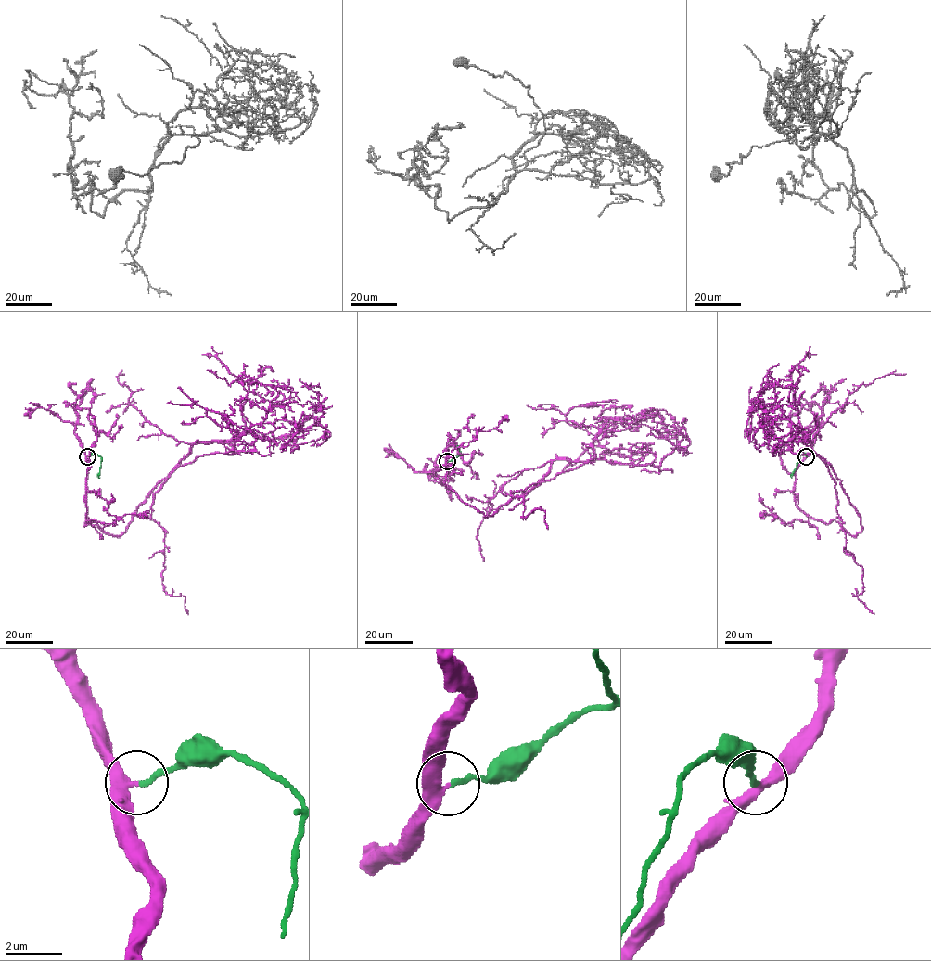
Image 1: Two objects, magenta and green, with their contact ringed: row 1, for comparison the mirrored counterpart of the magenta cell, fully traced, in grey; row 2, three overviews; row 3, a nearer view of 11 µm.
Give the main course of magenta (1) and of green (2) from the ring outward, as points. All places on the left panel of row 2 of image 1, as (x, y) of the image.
1: (87, 456), (84, 524), (120, 535), (193, 444), (235, 449), (180, 466), (151, 506), (163, 590), (187, 614)
2: (88, 456), (96, 454), (101, 458), (99, 478)

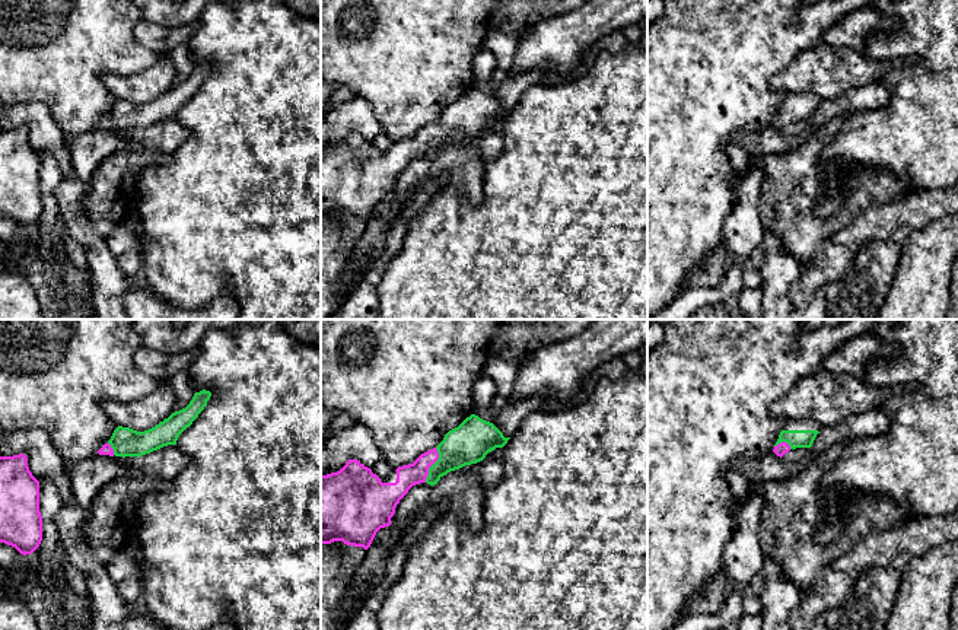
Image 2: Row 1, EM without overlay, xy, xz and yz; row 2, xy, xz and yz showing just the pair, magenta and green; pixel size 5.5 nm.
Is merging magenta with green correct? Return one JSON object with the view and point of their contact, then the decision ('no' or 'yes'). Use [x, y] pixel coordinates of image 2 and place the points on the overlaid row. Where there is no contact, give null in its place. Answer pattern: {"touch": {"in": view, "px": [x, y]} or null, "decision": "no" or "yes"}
{"touch": {"in": "xz", "px": [432, 464]}, "decision": "yes"}

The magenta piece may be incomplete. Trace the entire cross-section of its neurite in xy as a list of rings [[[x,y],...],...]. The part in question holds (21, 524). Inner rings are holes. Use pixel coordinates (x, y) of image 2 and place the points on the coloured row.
[[[26,455],[0,456],[0,542],[26,556],[32,554],[41,541],[39,481],[29,471]]]

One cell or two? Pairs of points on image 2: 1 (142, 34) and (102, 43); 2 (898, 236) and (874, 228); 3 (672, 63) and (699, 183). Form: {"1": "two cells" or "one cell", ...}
{"1": "two cells", "2": "two cells", "3": "one cell"}

